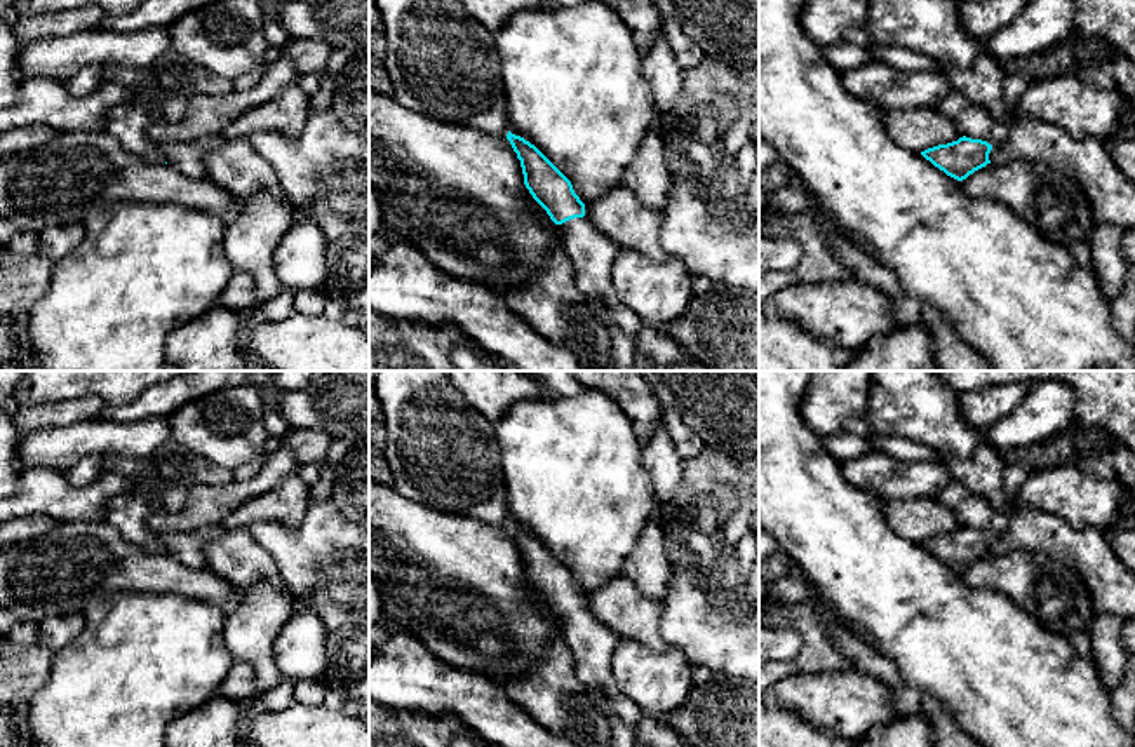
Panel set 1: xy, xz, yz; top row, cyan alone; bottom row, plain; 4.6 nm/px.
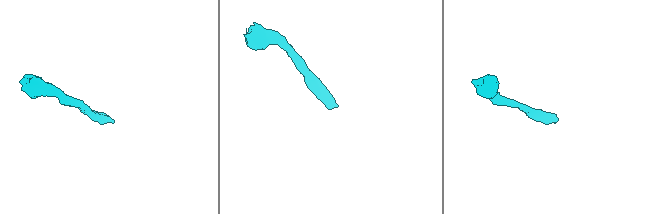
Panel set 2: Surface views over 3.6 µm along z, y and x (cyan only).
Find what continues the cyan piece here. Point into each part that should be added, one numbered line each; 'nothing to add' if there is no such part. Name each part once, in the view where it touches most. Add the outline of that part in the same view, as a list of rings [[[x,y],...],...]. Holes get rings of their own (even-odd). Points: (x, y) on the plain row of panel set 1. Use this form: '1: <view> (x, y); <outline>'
1: xz (592, 643); [[[587,606],[561,616],[561,641],[573,653],[574,669],[585,690],[601,693],[608,710],[632,730],[641,719],[639,707],[625,697],[613,676],[613,651],[618,634],[604,625]]]

